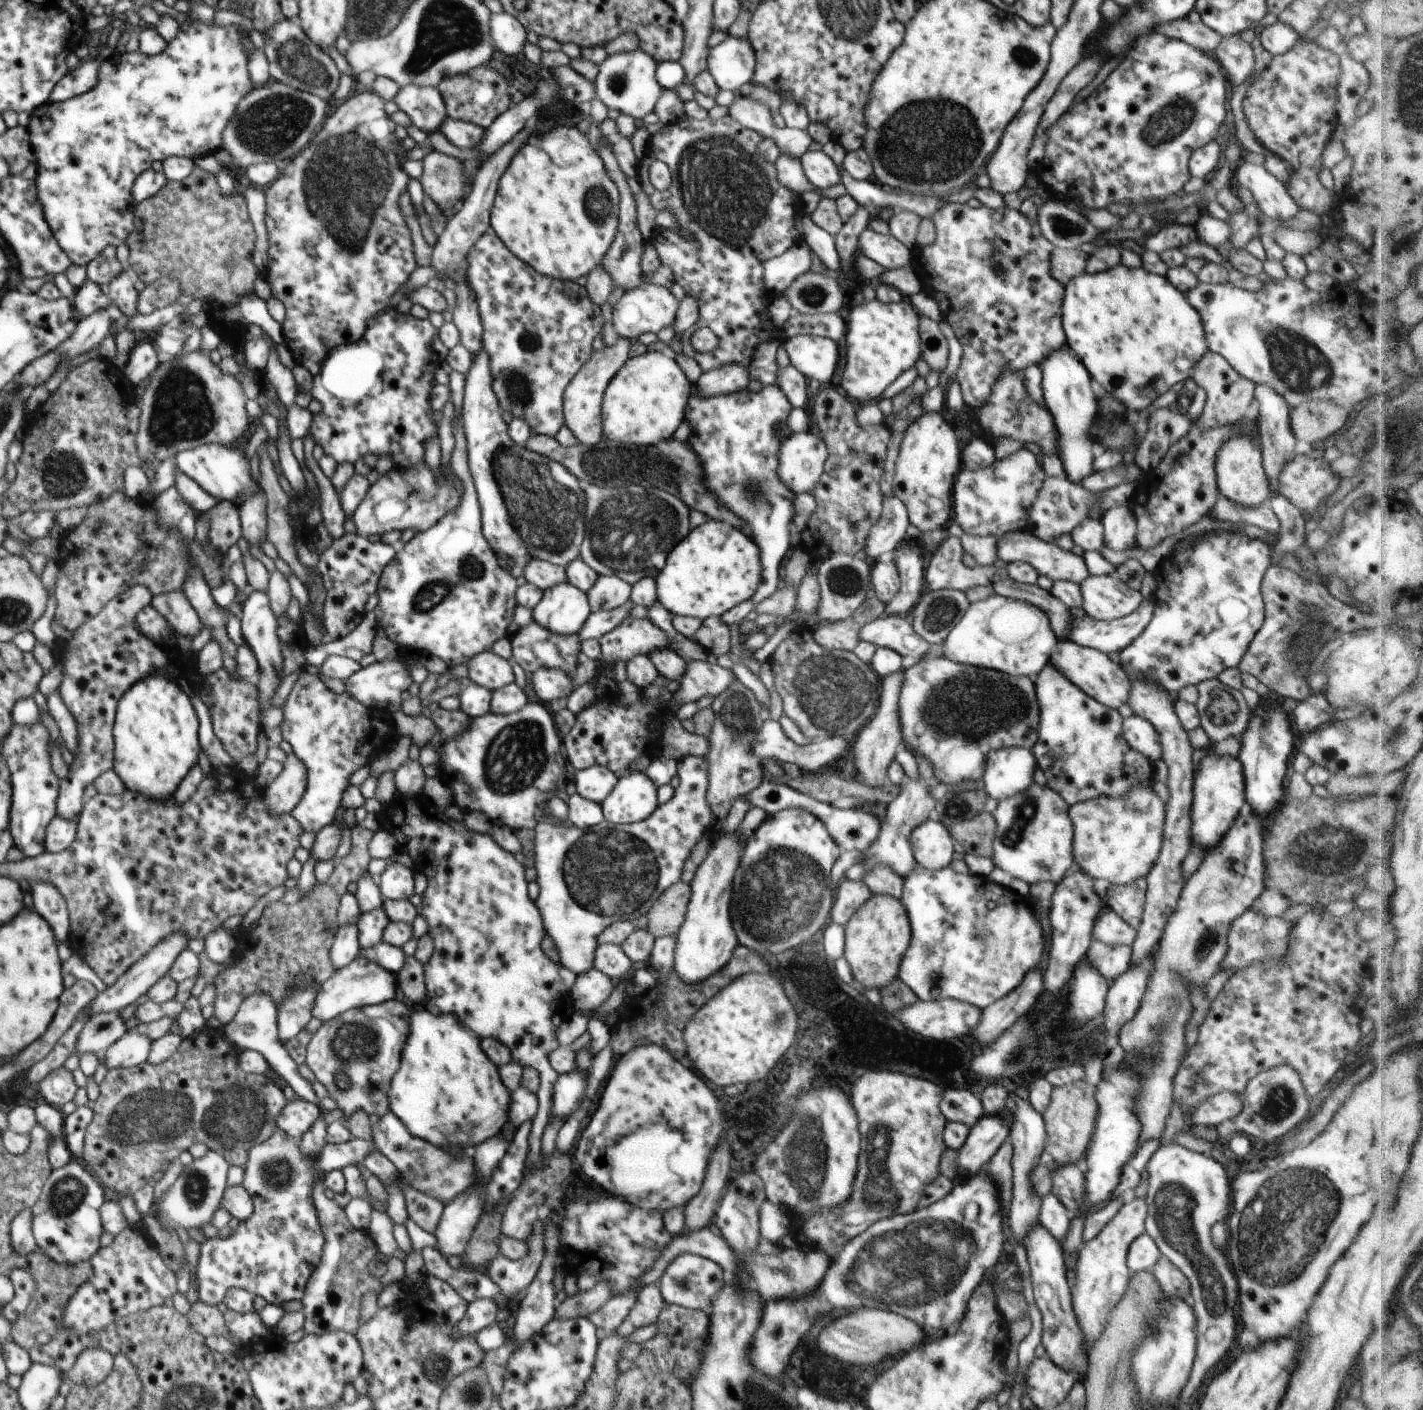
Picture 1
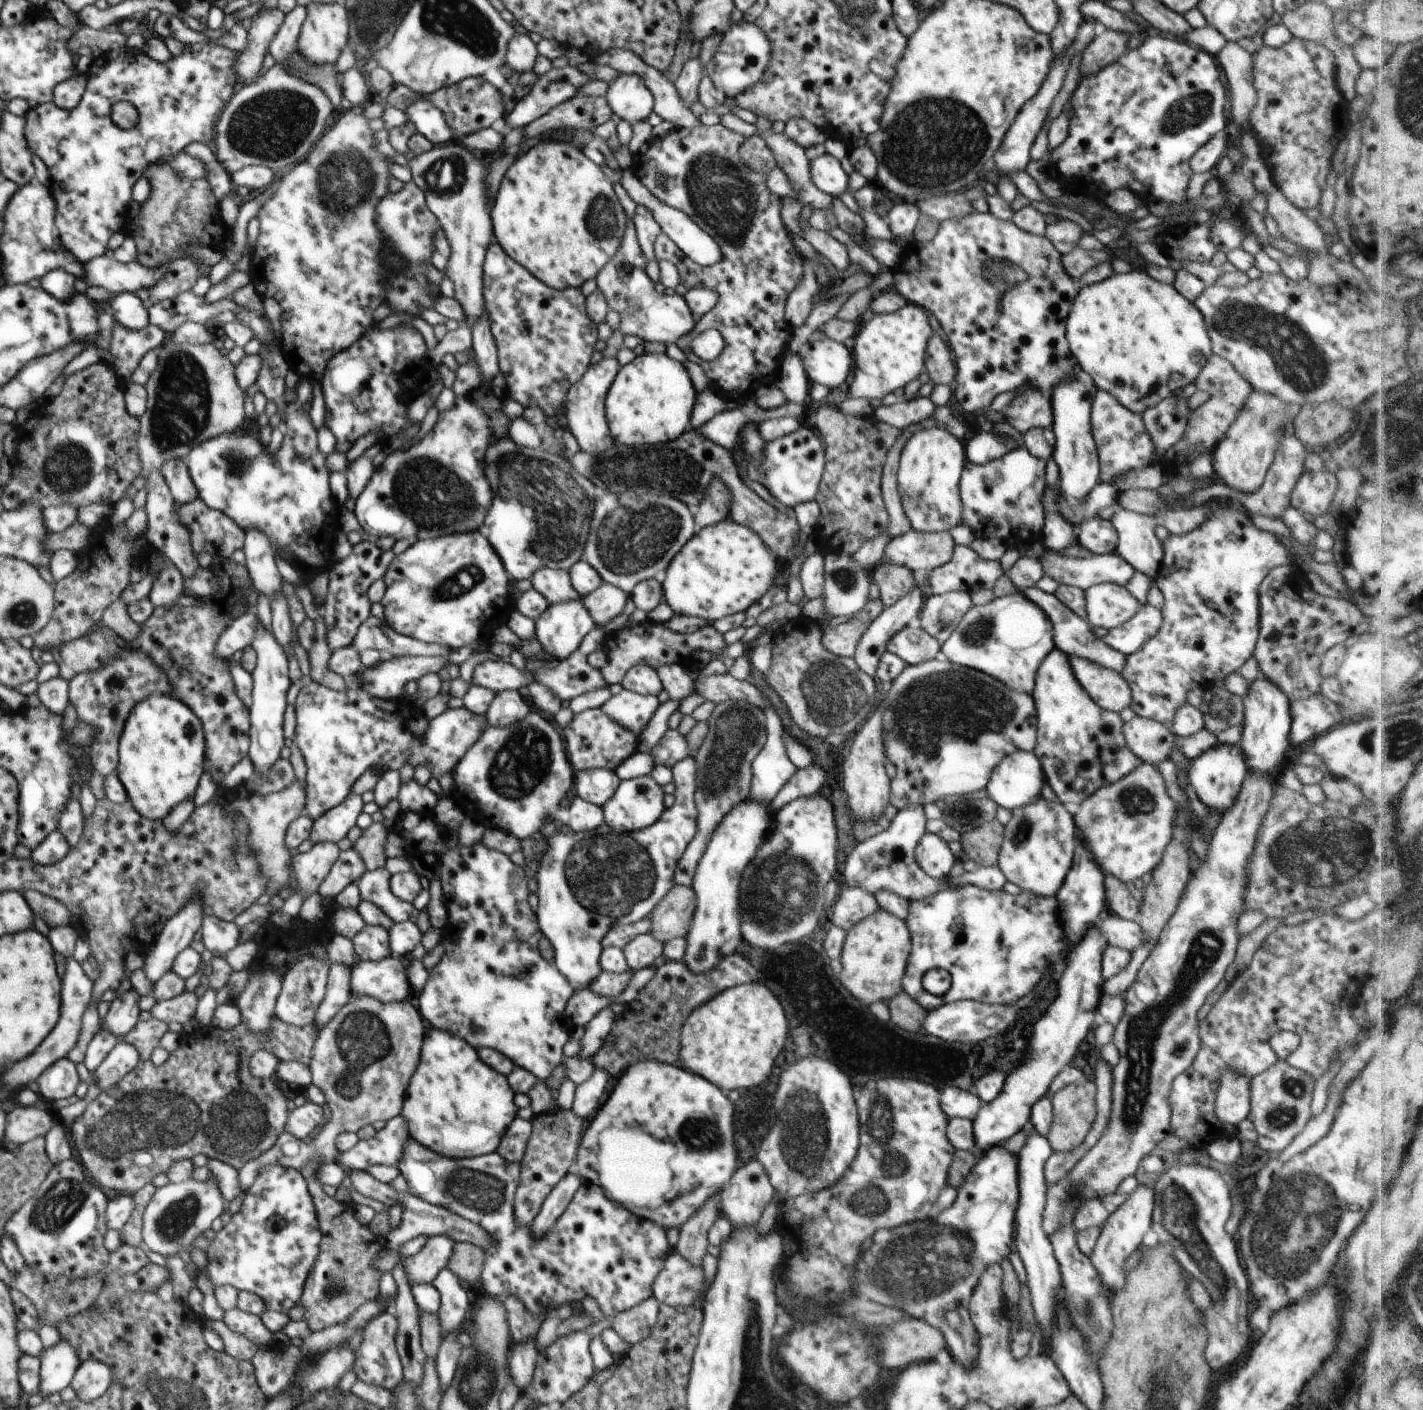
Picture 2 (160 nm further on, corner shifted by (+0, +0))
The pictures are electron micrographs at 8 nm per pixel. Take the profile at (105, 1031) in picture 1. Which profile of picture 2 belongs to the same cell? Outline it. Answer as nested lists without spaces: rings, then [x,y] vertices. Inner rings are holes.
[[[131,987],[111,1002],[106,1017],[102,1019],[105,1027],[117,1036],[118,1040],[122,1040],[123,1036],[136,1026],[141,1011],[138,1007],[140,997],[136,989]]]

